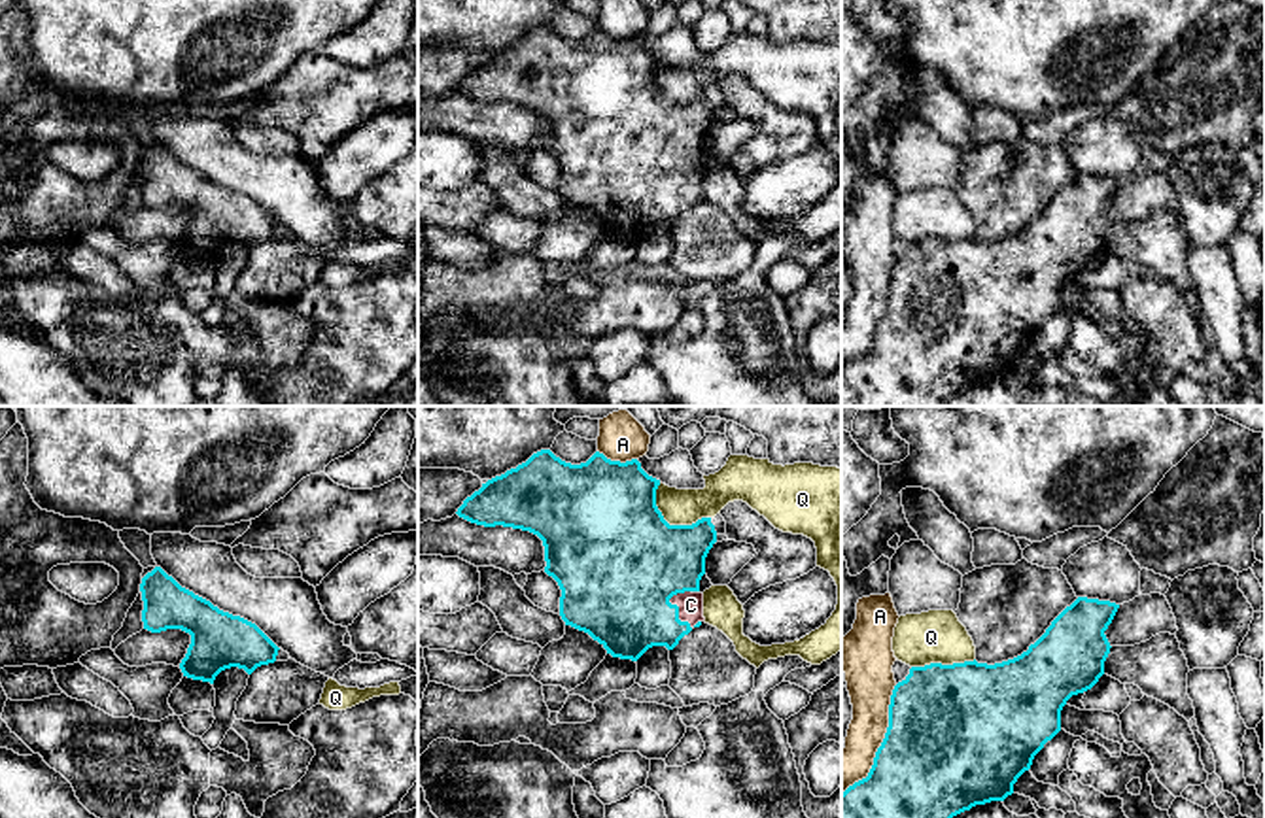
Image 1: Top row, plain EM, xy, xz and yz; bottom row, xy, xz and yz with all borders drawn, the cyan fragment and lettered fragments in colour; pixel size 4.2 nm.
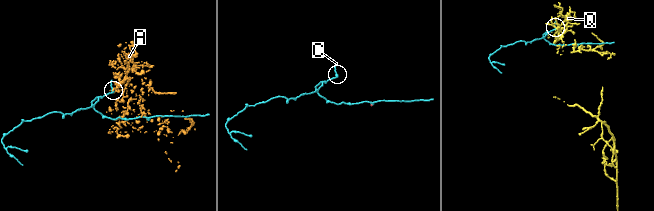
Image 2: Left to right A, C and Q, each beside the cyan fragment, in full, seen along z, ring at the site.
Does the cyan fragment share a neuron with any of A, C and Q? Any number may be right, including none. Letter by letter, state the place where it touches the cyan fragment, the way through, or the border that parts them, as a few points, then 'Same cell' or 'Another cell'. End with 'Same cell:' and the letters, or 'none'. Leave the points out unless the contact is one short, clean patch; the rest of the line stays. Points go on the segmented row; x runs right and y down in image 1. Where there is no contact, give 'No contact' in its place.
A: Touches cyan at yz (882, 743). Another cell
C: Touches cyan at xz (677, 618). Same cell
Q: Touches cyan at xz (668, 524). Another cell
Same cell: C

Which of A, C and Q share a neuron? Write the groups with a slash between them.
A / C / Q

